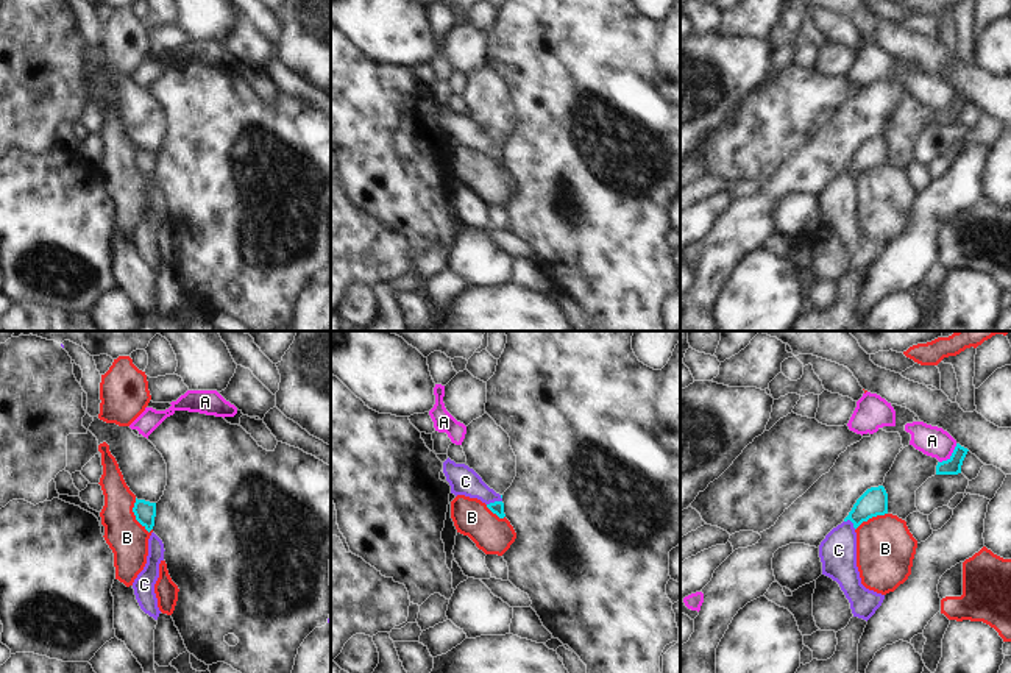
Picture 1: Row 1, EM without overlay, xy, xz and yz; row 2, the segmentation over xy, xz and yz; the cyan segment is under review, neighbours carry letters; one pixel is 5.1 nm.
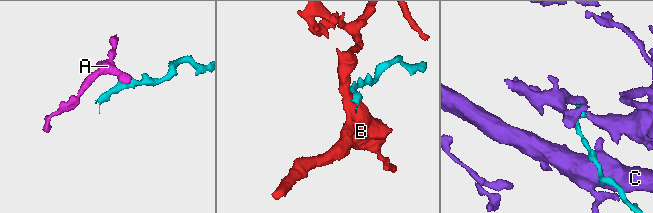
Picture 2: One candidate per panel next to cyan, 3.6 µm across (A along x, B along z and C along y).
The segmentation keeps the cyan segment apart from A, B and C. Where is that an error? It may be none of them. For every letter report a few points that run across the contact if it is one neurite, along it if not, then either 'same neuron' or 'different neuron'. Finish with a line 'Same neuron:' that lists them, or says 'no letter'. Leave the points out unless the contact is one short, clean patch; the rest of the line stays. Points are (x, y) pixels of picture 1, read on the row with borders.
A: line yz (957, 444), (954, 452), (940, 462); different neuron
B: line xy (134, 498), (134, 519), (148, 533); different neuron
C: line xz (496, 508), (495, 502), (465, 481); same neuron
Same neuron: C

